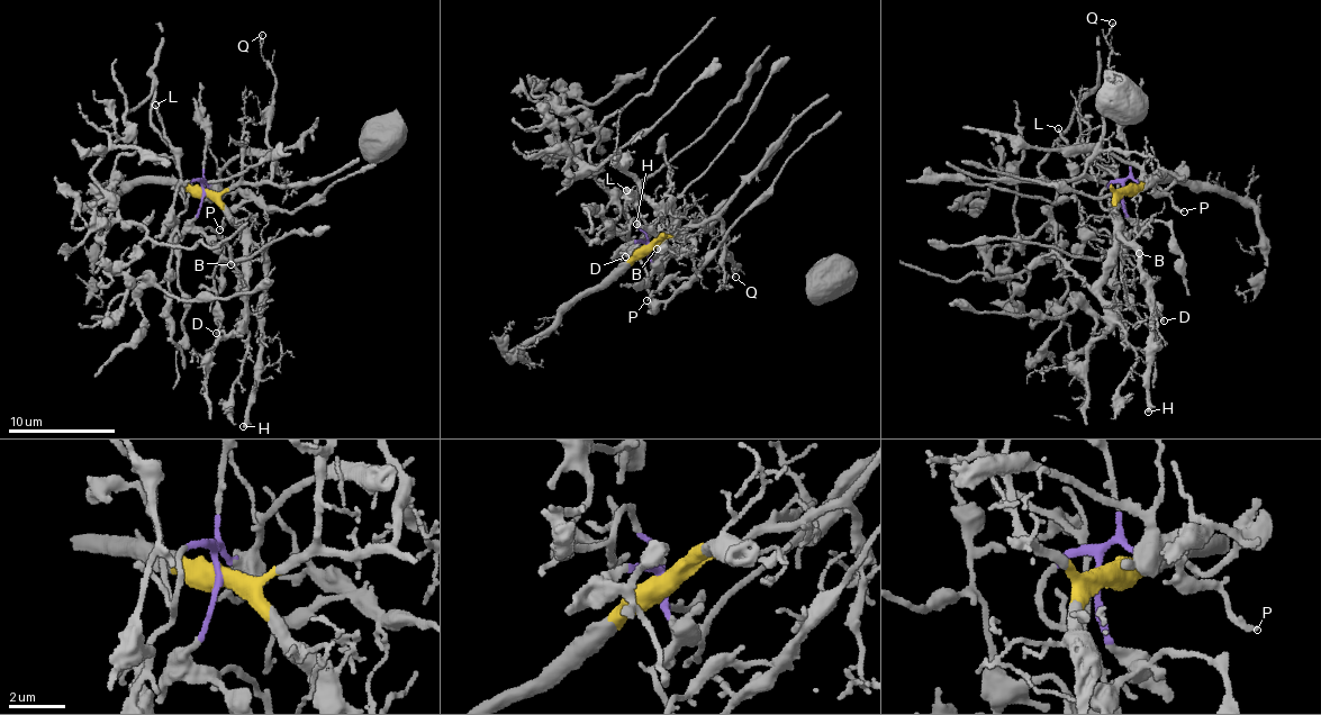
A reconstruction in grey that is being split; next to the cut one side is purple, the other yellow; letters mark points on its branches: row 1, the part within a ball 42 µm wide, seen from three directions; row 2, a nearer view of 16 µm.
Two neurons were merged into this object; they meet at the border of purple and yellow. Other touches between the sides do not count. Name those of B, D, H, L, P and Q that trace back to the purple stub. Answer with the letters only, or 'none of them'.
D, L, P

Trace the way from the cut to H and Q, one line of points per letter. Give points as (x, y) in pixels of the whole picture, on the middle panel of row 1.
H: (648, 245), (675, 231), (691, 241), (688, 251), (682, 246), (669, 251), (654, 235), (635, 223)
Q: (648, 245), (688, 226), (720, 220), (725, 237), (721, 245), (741, 265), (734, 272), (733, 265), (735, 277)

